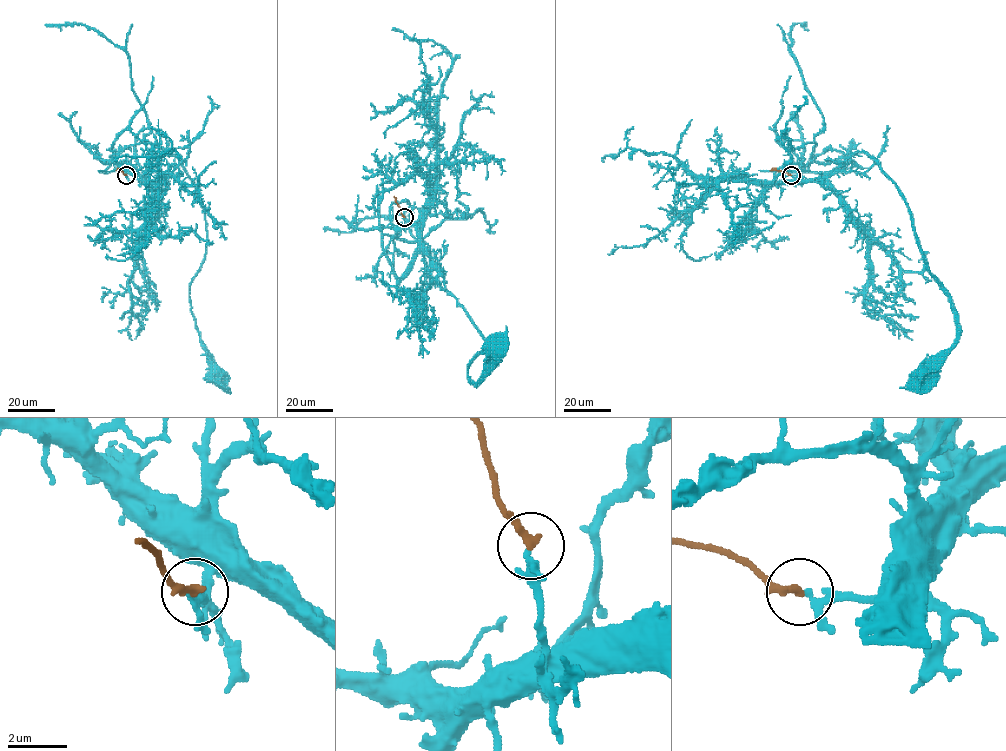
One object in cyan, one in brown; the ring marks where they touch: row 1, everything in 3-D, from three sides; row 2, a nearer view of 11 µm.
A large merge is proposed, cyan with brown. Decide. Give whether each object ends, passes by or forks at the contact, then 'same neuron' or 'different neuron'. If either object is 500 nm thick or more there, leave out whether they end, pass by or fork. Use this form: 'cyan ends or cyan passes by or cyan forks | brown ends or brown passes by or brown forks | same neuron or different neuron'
cyan forks | brown ends | different neuron

